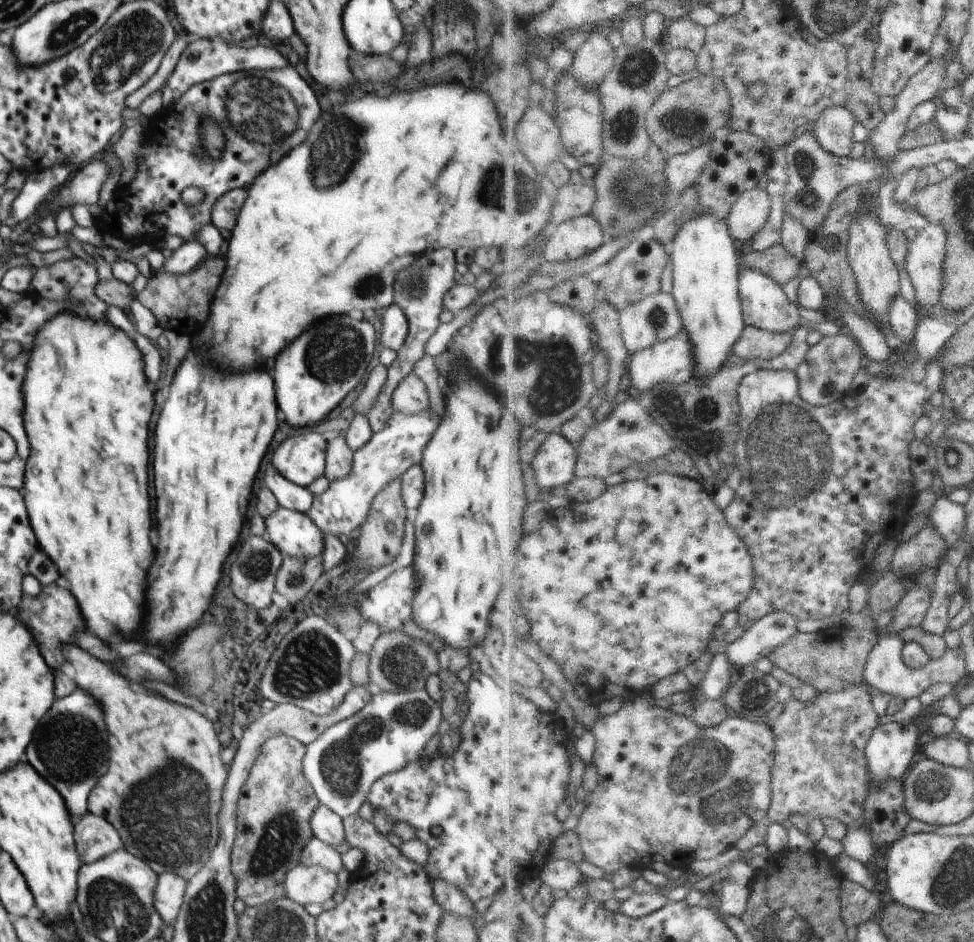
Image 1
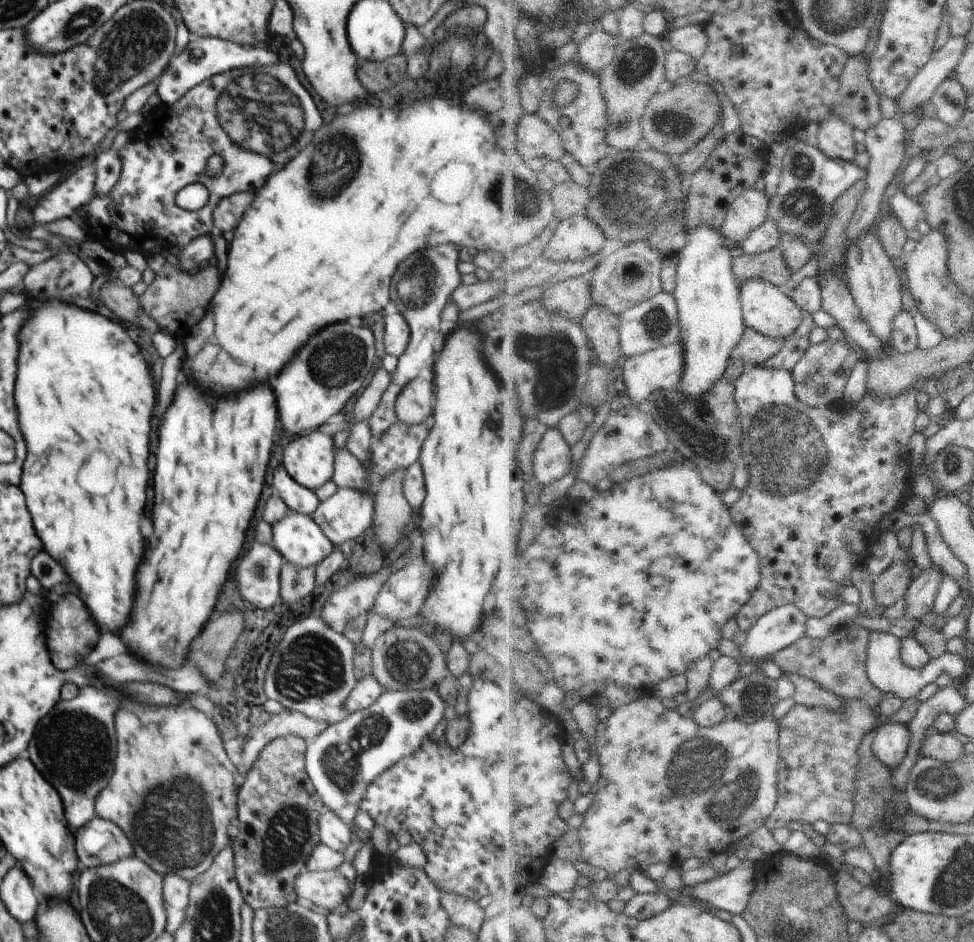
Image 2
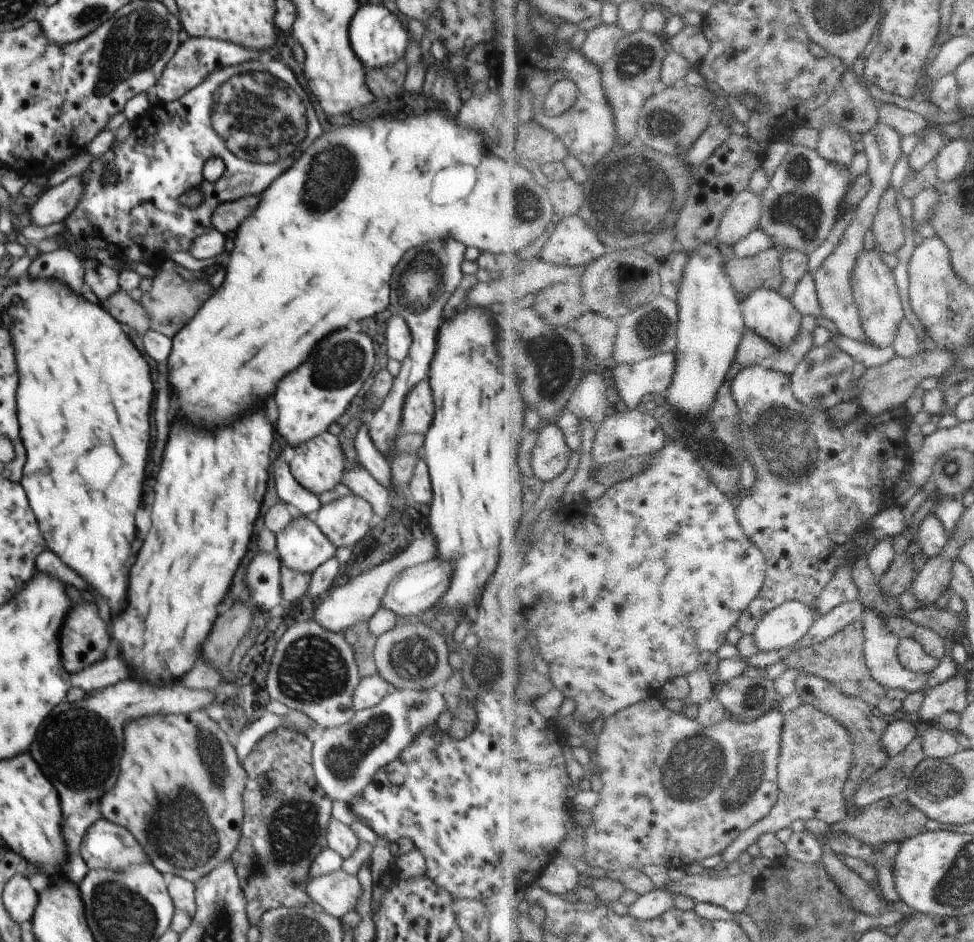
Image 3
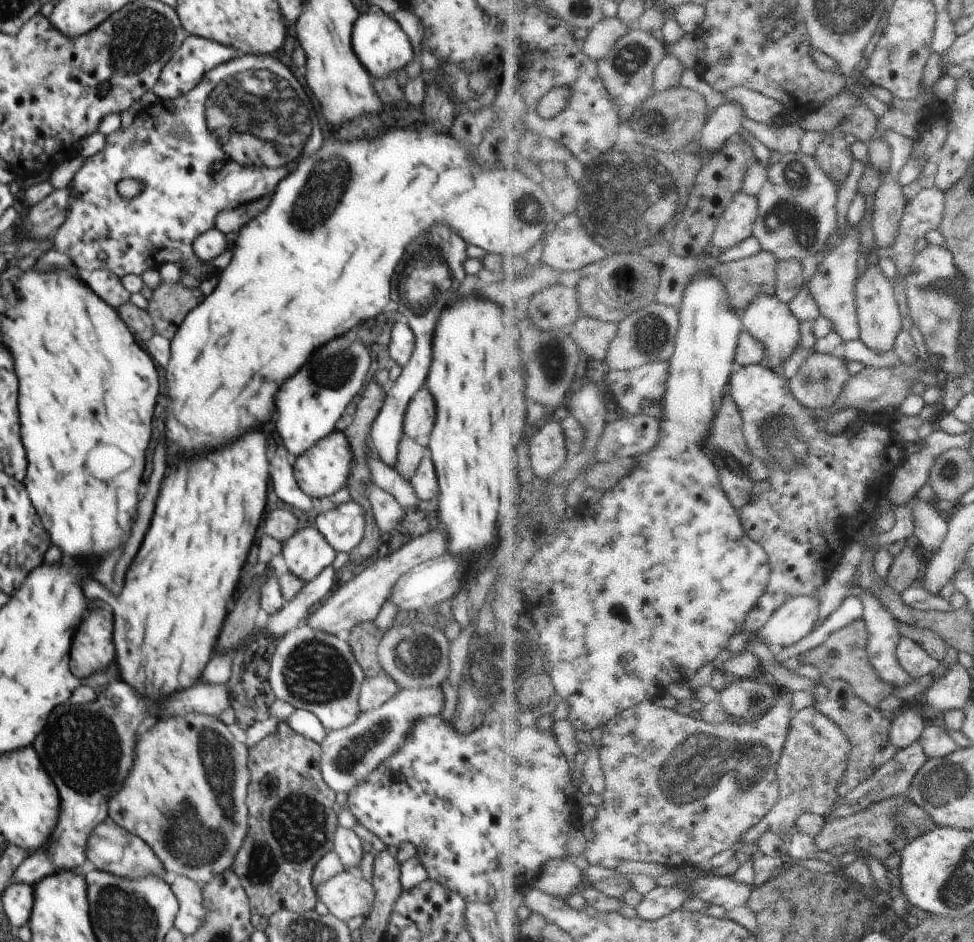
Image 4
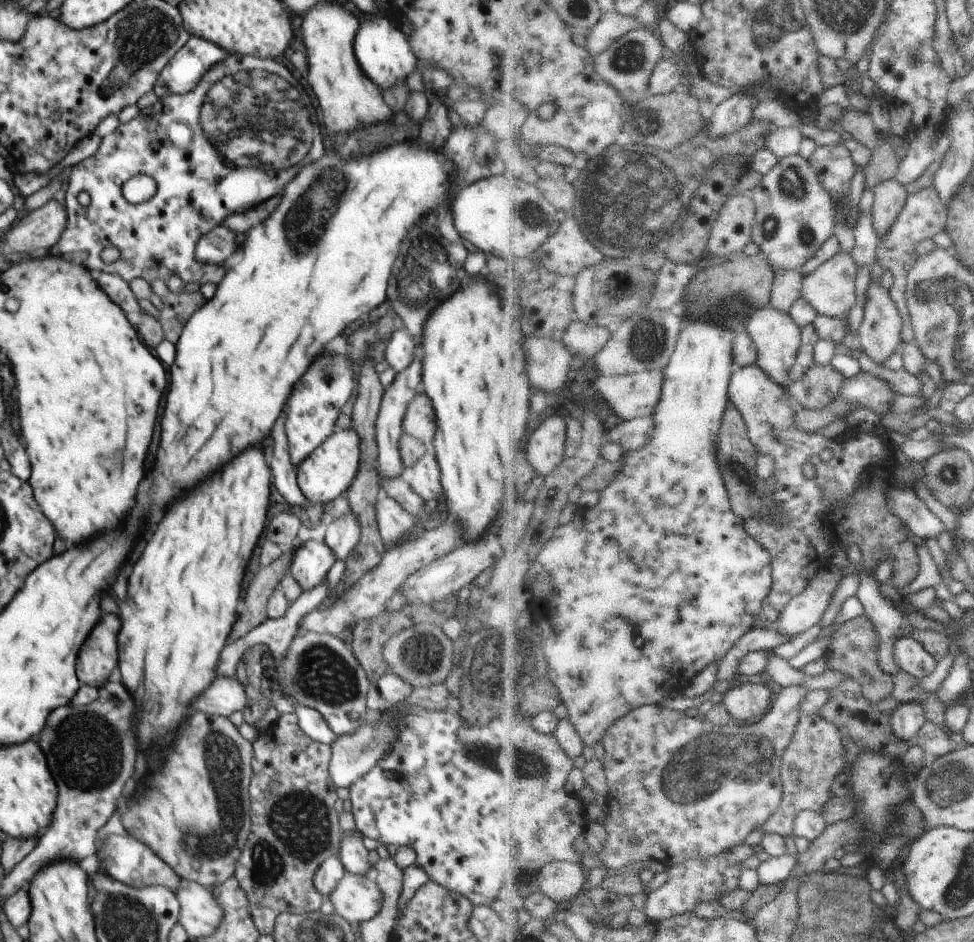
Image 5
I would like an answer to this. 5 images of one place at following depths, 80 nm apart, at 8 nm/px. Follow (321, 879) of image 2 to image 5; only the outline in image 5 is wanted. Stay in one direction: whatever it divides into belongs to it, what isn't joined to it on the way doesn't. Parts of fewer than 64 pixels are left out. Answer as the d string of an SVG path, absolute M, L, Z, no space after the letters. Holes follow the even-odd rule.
M346 872L328 896L335 913L349 923L374 918L383 905L383 892L377 882L364 875Z

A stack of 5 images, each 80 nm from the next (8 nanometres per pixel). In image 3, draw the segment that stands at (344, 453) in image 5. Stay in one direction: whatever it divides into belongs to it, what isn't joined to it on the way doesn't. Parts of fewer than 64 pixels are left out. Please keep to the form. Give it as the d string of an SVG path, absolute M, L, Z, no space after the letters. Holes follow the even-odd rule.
M326 431L311 441L294 447L294 450L296 454L290 461L289 467L296 482L299 482L306 490L314 495L319 495L331 491L342 482L346 468L345 454L336 435Z

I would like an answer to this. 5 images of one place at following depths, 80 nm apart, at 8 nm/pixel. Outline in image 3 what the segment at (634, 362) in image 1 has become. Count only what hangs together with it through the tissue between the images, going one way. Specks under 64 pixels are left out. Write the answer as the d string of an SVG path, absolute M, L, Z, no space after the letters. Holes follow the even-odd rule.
M677 352L664 353L657 357L652 357L634 365L619 365L613 371L613 379L616 386L615 398L623 400L630 411L640 409L643 398L648 395L667 394L671 388L677 368L679 358Z

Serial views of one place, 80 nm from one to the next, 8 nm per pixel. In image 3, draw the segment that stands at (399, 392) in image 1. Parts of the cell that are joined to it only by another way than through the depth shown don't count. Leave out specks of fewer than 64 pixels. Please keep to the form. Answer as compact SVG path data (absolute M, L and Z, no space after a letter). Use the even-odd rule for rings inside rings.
M428 379L414 386L405 398L401 416L401 431L404 434L425 435L431 427L434 416L434 398L426 380Z

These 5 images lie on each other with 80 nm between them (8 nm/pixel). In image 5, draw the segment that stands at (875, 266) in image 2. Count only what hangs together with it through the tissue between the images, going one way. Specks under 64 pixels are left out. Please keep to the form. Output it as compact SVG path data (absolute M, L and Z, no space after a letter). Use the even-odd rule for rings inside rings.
M880 283L871 284L868 289L868 302L866 303L866 313L863 324L860 327L858 336L860 343L878 365L883 365L894 356L901 352L903 348L903 315L896 301L892 298L890 289L882 288Z

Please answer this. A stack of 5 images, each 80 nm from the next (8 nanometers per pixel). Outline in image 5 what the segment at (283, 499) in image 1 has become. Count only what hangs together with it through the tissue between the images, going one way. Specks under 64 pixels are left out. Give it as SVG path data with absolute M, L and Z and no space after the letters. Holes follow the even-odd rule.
M280 414L272 430L271 480L278 492L292 506L305 506L307 498L297 481L297 470L290 460L289 442L285 433L286 414Z

